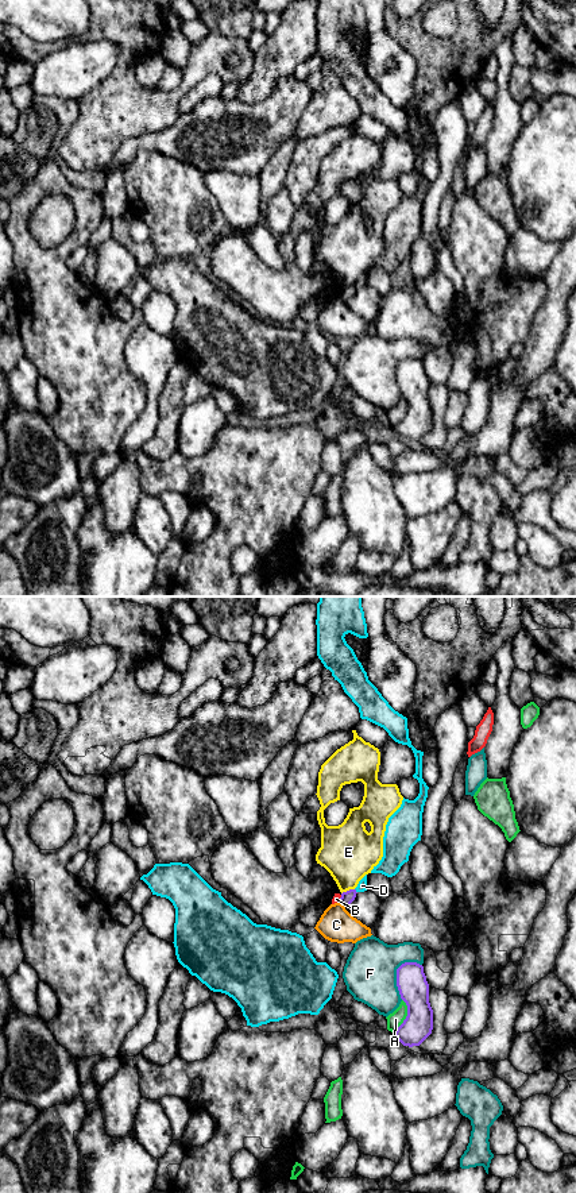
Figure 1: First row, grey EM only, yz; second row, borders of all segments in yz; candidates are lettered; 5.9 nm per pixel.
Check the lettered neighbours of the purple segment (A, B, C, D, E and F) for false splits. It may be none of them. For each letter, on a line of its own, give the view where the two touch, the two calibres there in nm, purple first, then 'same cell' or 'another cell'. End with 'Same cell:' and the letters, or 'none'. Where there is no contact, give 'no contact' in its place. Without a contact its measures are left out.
A: yz | 180/90 nm | another cell
B: yz | 80/50 nm | another cell
C: yz | 80/200 nm | another cell
D: yz | 80/60 nm | another cell
E: yz | 80/340 nm | another cell
F: yz | 180/320 nm | another cell
Same cell: none

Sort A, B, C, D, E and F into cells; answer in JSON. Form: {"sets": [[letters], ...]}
{"sets": [["A"], ["B"], ["C"], ["D"], ["E"], ["F"]]}

